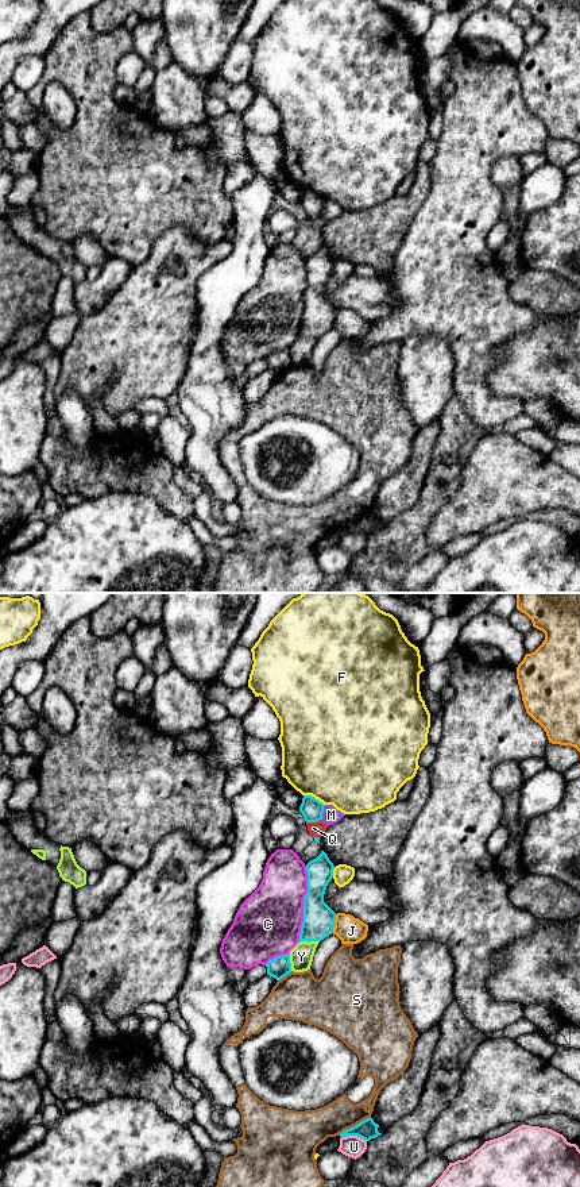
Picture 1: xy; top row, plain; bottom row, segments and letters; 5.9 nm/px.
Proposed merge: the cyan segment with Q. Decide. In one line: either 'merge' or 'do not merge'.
do not merge

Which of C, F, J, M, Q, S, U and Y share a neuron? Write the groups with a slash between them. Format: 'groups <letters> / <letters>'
groups C / F / J / M / Q / S / U / Y

